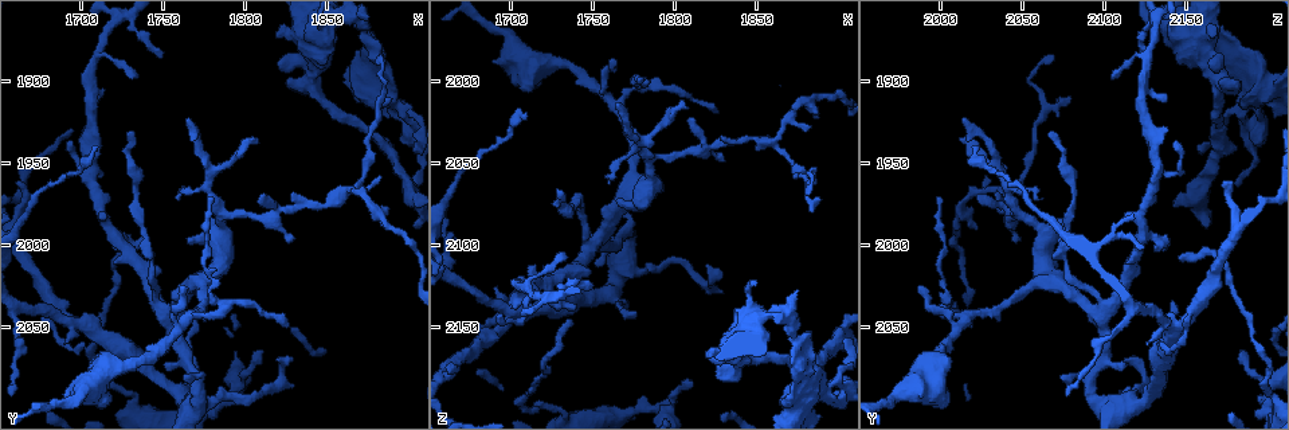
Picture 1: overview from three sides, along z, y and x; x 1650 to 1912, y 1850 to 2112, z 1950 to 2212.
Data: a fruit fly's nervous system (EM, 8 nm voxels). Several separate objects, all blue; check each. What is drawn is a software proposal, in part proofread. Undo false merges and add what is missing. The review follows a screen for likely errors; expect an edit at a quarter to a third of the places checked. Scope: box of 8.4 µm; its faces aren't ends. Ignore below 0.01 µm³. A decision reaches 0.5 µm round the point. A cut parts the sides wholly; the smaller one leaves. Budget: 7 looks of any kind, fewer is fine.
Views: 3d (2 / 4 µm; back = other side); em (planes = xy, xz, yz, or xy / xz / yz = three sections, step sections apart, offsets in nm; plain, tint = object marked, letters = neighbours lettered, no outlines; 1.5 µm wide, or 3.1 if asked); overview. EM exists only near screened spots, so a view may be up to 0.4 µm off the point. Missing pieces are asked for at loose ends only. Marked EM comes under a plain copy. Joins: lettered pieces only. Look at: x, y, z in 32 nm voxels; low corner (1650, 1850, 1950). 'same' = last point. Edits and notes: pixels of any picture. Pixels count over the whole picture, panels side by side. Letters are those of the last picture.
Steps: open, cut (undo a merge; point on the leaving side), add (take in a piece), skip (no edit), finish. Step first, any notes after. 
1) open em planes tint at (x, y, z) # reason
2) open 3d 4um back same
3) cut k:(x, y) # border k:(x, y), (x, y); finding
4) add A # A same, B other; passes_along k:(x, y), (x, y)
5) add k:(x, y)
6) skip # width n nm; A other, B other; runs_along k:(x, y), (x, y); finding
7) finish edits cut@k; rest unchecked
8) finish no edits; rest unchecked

open 3d 4um at (1820, 1872, 2168) # an open end

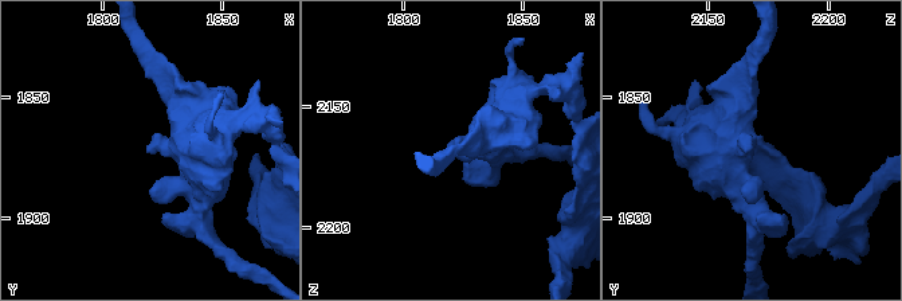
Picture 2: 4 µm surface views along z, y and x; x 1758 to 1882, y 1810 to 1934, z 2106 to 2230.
open em planes letters at (1819, 1871, 2167) # need the tissue

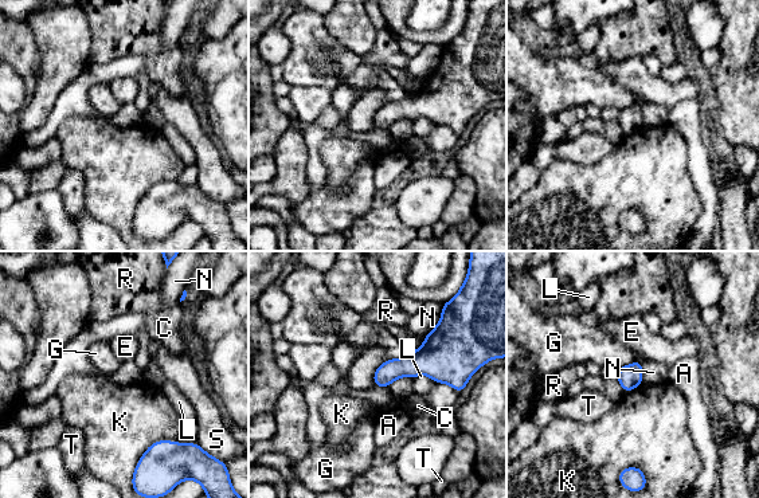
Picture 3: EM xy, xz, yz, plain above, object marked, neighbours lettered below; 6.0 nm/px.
skip # longest_contact K 320 nm; A other, C other, E other, G other, K other, L other, N other, R other, S other, T other; border 3:(175, 440), (155, 440), (133, 470); no lettered piece goes on from it

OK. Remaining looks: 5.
open 3d 4um at (1882, 1892, 2186) # a fork

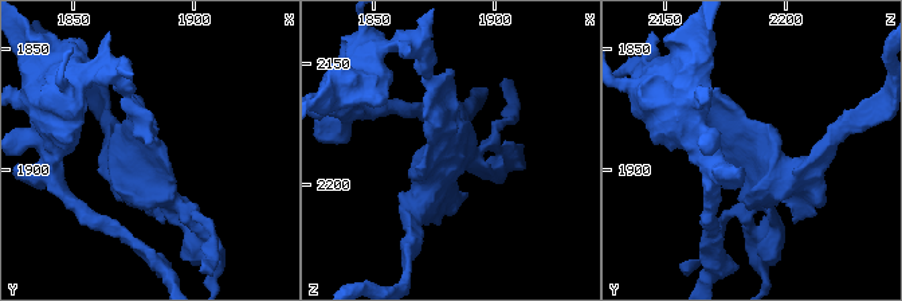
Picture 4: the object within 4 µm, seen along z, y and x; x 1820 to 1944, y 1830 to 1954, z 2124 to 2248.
open em yz step 4 tint at (1879, 1893, 2187)

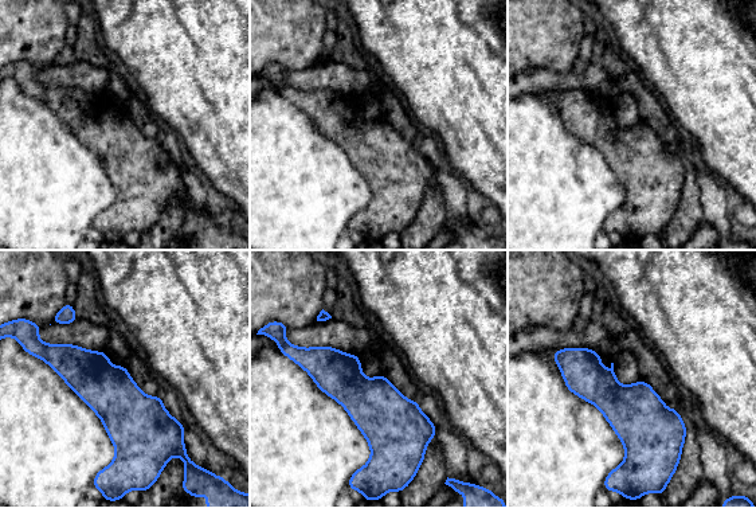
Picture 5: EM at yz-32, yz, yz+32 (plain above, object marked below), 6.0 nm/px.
open em planes letters same # cut it another way

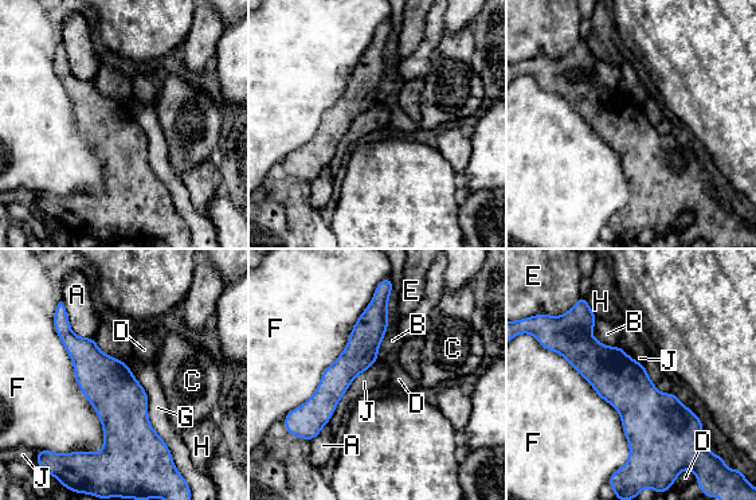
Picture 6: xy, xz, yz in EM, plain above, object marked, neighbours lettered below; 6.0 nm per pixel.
skip # A other, B other, C other, D other, E other, F other, G other, H other, J other; one neuron here

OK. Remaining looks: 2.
open 3d 4um at (1760, 2026, 1986) # tapers out

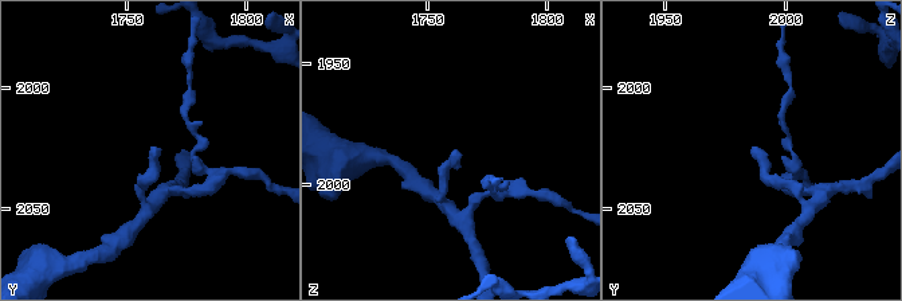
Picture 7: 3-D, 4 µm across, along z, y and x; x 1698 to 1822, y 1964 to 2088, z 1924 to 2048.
open em xz step 4 letters at (1761, 2024, 1987) # shape alone is not enough

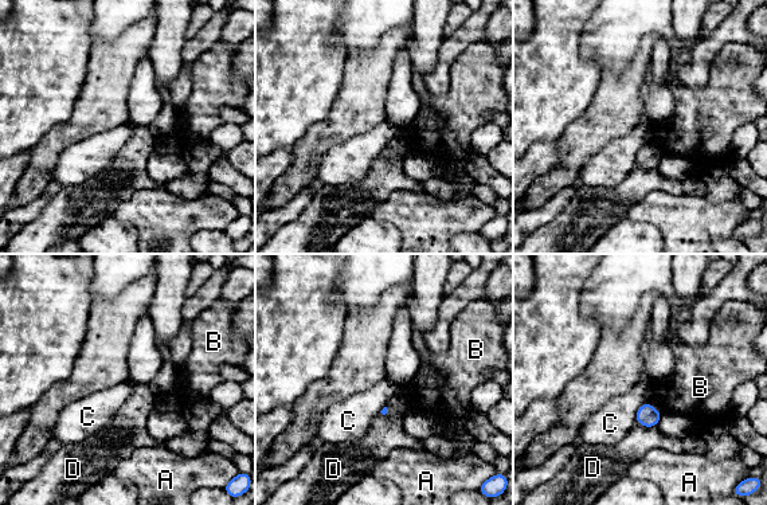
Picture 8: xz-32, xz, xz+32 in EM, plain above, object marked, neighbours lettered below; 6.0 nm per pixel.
skip # A other, B other, C other, D other; border 8:(636, 419), (644, 426), (656, 426); no lettered piece goes on from it

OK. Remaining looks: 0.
finish no edits; rest unchecked

